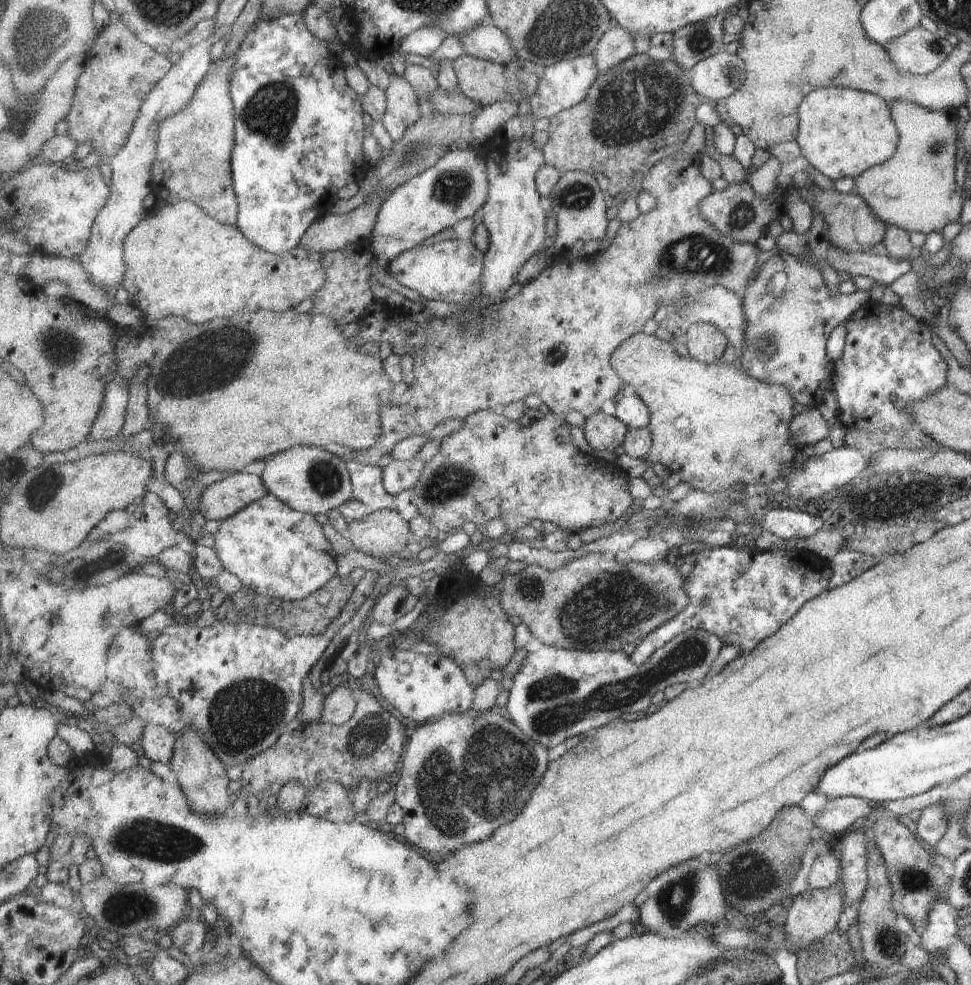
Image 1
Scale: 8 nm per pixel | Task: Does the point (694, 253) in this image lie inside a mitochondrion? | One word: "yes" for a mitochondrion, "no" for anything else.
yes

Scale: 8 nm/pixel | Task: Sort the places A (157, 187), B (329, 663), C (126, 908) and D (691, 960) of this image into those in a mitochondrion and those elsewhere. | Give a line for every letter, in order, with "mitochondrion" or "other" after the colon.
A: other
B: other
C: mitochondrion
D: other

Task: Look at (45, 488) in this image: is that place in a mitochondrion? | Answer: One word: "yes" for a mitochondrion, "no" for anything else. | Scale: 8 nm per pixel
yes

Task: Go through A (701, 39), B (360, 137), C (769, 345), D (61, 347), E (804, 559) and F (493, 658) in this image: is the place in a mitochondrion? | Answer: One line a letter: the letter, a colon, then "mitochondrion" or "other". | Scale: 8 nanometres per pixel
A: mitochondrion
B: other
C: mitochondrion
D: mitochondrion
E: other
F: other

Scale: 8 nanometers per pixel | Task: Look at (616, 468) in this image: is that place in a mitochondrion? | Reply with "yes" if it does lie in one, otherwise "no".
no

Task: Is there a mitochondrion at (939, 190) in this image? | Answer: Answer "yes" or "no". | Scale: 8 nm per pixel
no

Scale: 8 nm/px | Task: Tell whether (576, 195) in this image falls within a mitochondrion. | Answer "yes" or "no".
yes

